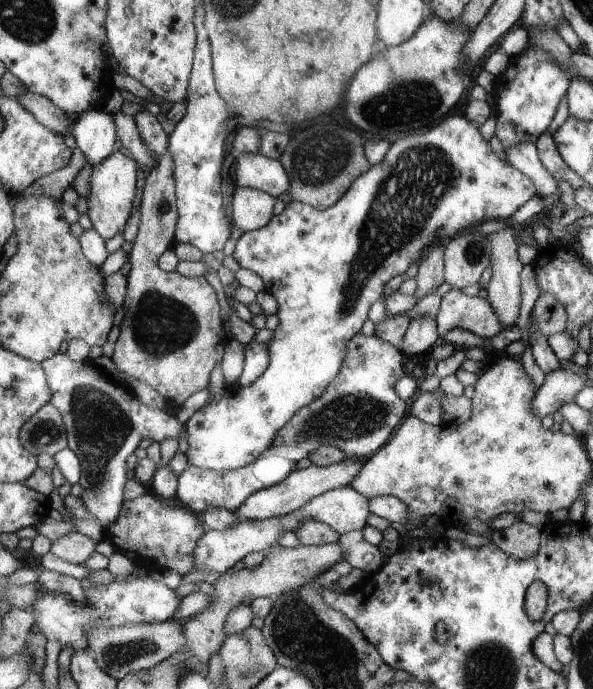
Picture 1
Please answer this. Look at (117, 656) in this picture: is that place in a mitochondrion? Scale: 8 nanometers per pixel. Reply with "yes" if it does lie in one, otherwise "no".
yes

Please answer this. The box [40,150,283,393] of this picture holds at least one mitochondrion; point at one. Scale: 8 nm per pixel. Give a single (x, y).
(162, 325)

